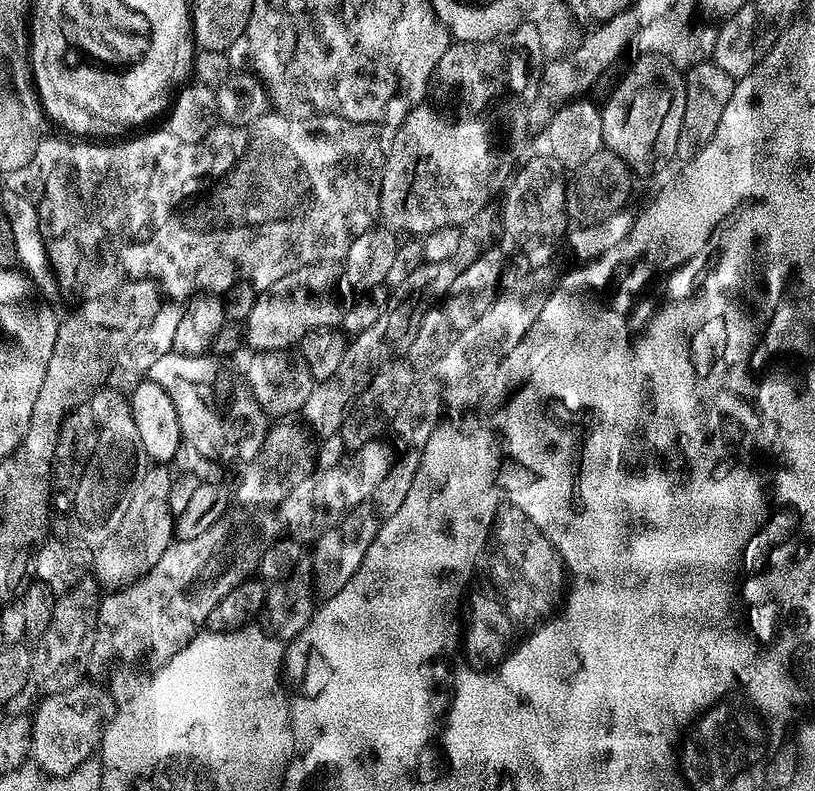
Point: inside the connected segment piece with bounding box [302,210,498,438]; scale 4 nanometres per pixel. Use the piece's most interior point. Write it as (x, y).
(375, 346)

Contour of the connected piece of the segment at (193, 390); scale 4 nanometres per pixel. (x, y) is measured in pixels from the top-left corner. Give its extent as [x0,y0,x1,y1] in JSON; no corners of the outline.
[146,351,270,462]

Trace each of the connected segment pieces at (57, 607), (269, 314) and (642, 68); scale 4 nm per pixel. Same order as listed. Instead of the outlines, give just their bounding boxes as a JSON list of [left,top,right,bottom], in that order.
[[30,582,98,694],[242,263,342,353],[602,54,686,177]]

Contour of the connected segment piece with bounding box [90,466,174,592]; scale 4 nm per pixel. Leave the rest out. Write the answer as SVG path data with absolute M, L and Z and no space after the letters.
M164 466L148 467L152 468L145 472L143 469L129 491L122 522L118 522L114 534L110 534L106 542L95 545L93 552L96 553L93 556L91 553L90 556L91 575L93 572L96 575L95 583L108 592L116 592L142 578L142 574L146 574L150 566L154 566L154 562L162 558L162 554L174 539L174 528L170 523L168 510L169 469Z

